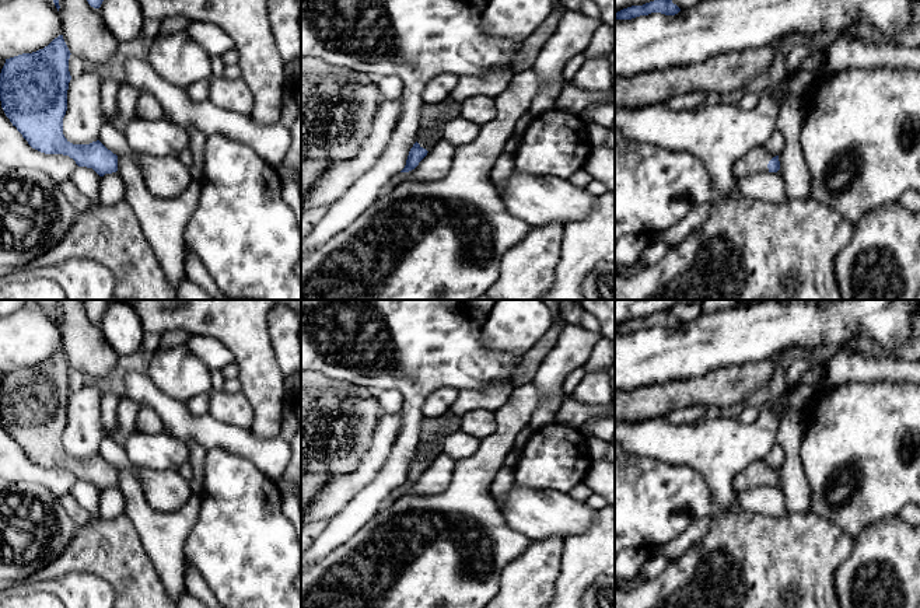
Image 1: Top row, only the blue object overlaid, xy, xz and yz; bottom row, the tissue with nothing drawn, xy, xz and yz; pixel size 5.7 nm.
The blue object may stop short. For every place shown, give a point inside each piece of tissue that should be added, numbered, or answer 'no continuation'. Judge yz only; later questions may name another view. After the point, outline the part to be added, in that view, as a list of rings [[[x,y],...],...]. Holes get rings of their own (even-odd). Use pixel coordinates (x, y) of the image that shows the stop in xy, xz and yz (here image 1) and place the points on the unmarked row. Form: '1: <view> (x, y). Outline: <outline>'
1: yz (756, 474). Outline: [[[759,460],[739,471],[734,481],[734,493],[749,490],[758,486],[769,486],[767,478],[773,472],[772,467],[765,461]]]

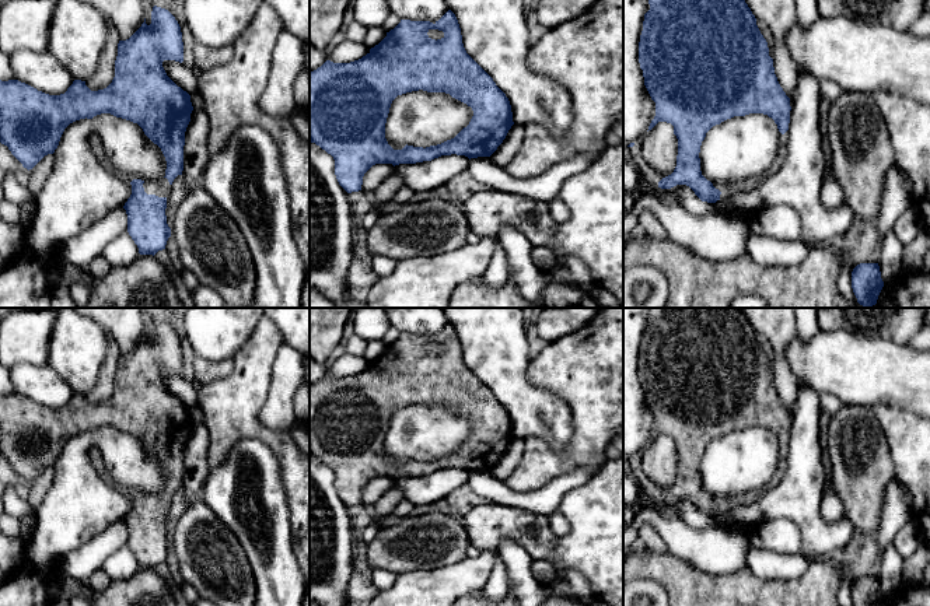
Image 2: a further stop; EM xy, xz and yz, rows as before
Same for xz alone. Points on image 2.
no continuation

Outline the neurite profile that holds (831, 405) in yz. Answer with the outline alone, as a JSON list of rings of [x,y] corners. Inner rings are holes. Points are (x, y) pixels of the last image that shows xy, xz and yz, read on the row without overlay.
[[[825,393],[821,395],[821,406],[832,417],[843,407],[843,403],[833,395]]]

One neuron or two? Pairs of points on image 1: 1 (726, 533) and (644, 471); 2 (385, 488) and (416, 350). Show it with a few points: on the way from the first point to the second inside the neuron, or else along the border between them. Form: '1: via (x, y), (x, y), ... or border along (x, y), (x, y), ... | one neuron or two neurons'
1: border along (740, 509), (712, 517) | two neurons
2: via (402, 454), (410, 427), (412, 402), (417, 384) | one neuron

